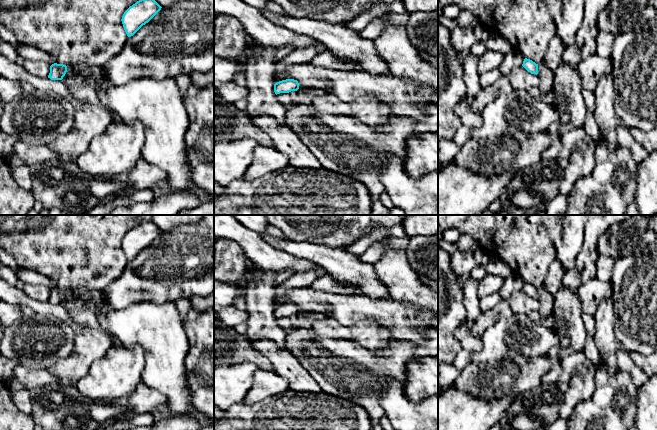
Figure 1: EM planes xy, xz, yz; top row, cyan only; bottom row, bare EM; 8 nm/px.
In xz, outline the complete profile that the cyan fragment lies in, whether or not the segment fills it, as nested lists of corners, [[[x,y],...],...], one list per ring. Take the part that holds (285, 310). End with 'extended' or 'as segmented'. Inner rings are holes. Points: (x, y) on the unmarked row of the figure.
[[[286,303],[274,308],[275,318],[289,317],[291,315],[297,315],[299,313],[299,307],[294,303]]]; as segmented

